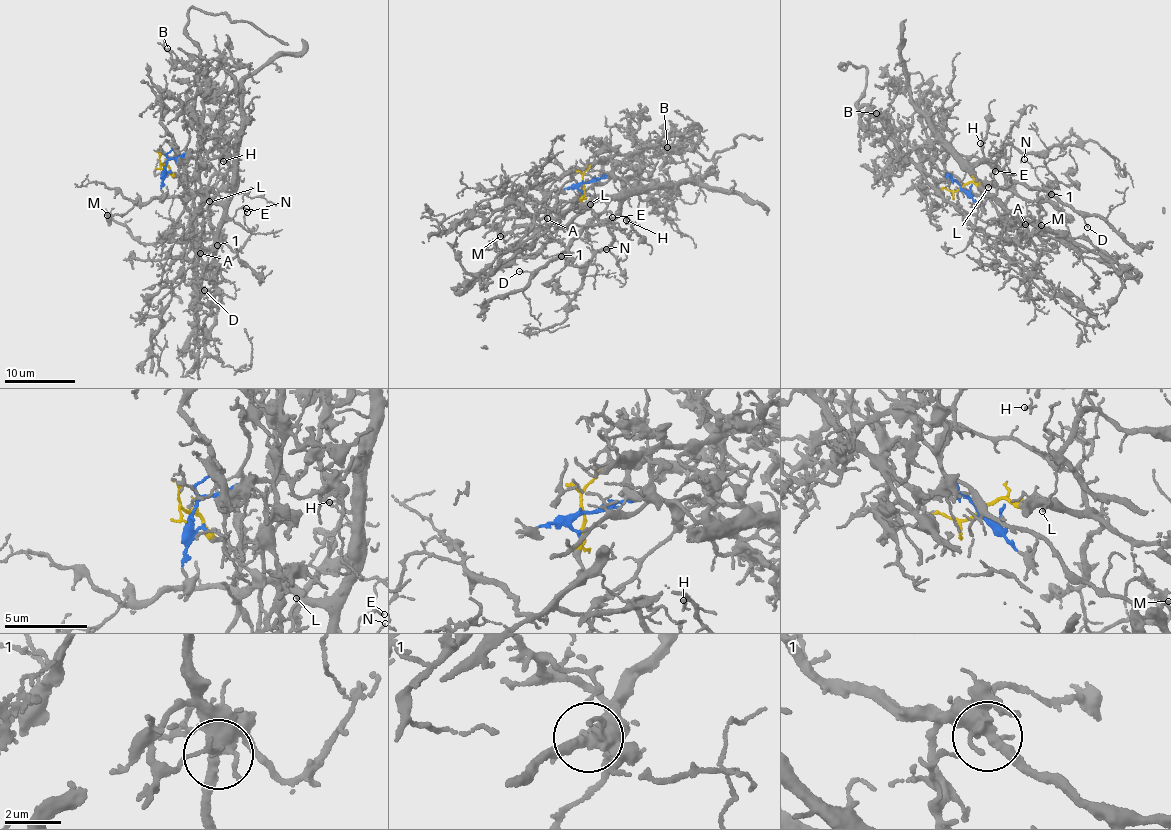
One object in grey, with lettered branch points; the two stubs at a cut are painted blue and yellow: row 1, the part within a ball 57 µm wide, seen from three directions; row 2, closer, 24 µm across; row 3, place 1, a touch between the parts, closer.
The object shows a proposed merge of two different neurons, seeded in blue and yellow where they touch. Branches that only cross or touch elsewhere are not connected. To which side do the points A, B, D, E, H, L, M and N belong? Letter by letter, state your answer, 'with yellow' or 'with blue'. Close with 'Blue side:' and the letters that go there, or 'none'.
A: with blue
B: with blue
D: with yellow
E: with yellow
H: with yellow
L: with yellow
M: with yellow
N: with yellow
Blue side: A, B

